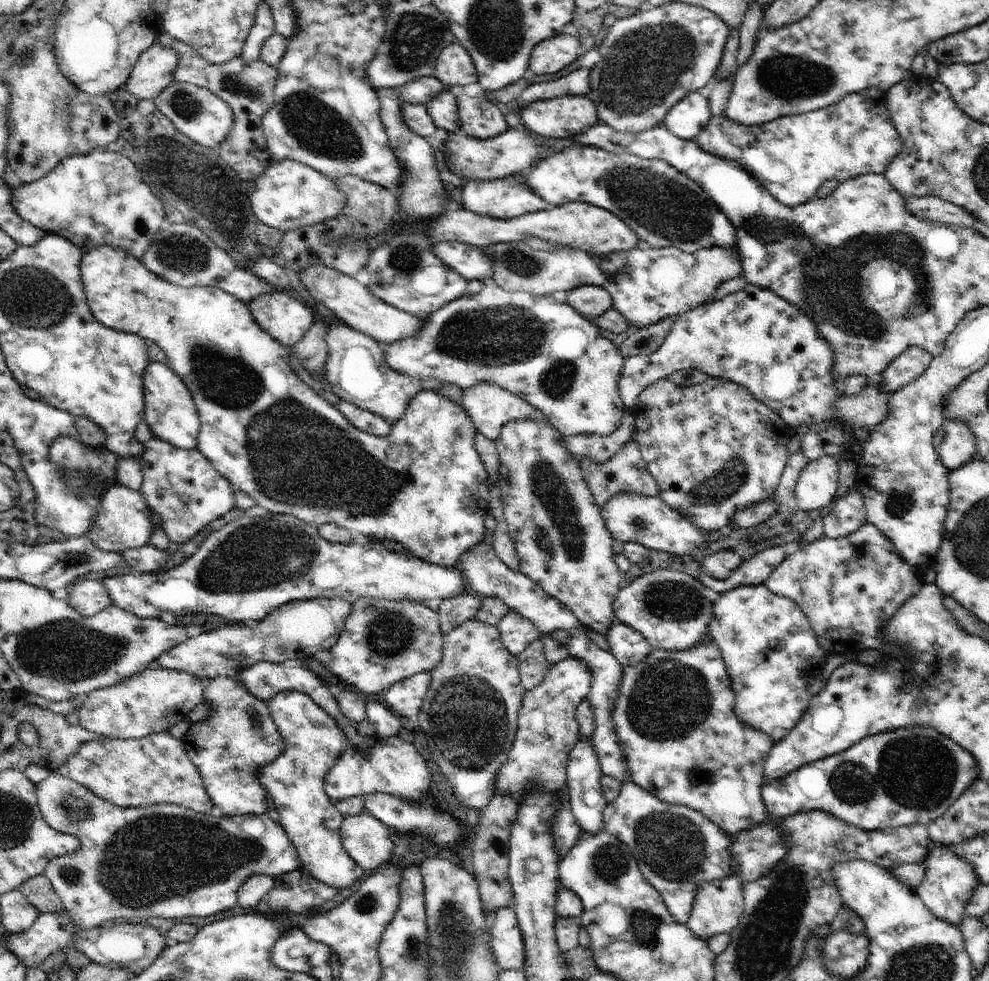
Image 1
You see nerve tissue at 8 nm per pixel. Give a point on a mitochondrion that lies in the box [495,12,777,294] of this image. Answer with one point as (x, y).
(646, 64)

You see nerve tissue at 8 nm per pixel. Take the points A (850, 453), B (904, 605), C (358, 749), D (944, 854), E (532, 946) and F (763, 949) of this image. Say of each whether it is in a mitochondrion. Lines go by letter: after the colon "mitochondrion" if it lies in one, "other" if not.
A: other
B: other
C: other
D: other
E: other
F: mitochondrion

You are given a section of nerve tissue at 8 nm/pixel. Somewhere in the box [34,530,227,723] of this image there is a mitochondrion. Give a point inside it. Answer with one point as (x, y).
(69, 561)

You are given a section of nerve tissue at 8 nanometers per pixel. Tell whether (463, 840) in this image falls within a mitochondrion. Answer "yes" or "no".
no

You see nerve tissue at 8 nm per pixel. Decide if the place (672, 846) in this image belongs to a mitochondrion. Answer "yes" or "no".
yes

